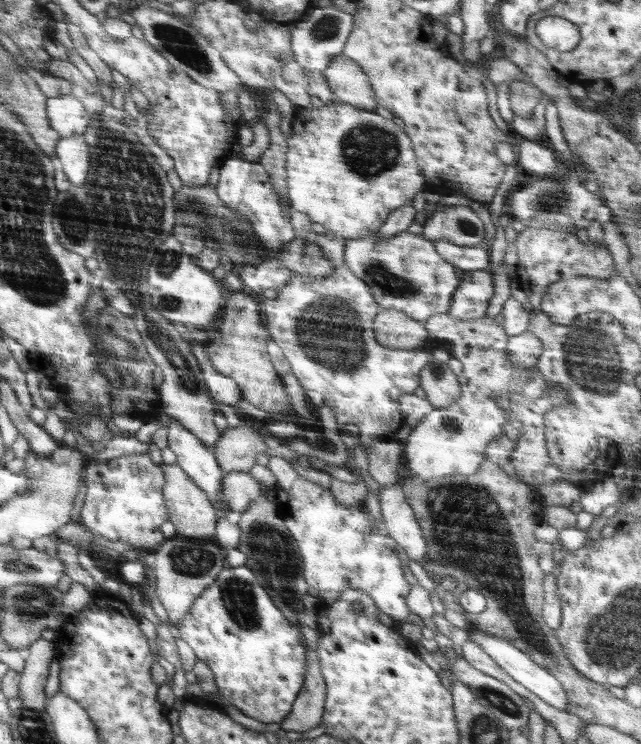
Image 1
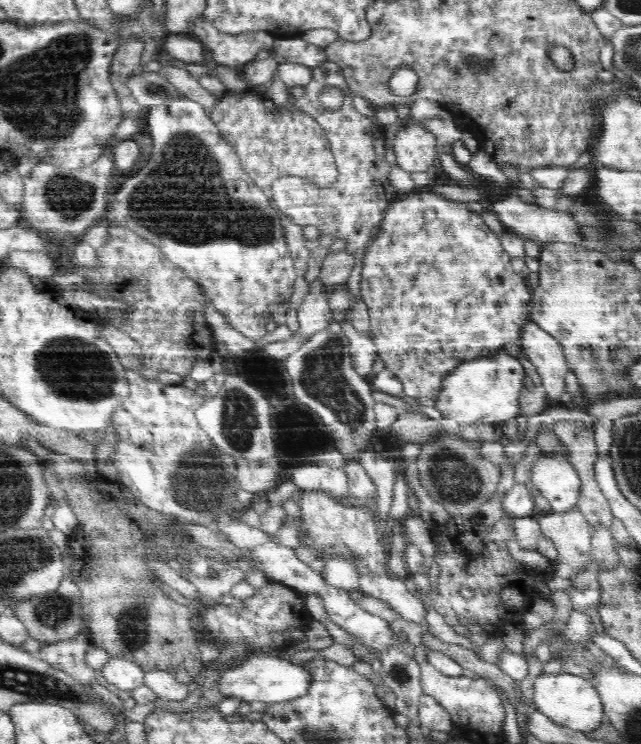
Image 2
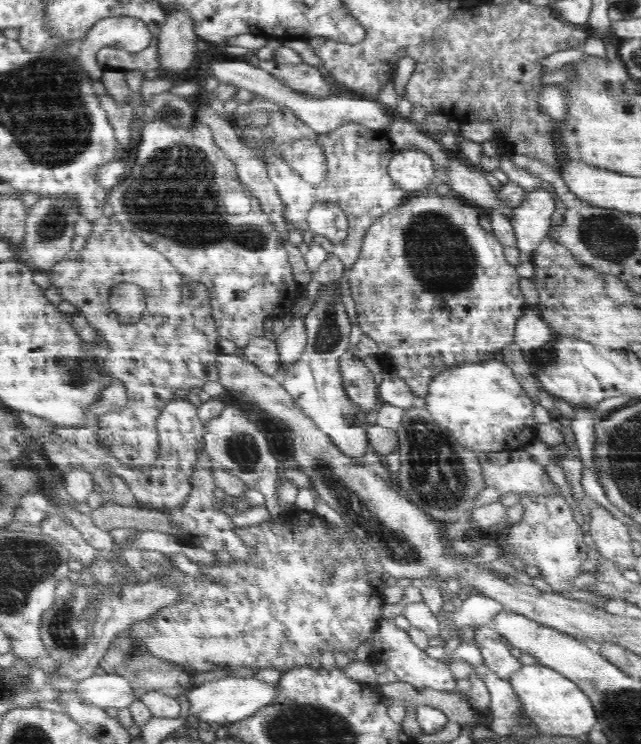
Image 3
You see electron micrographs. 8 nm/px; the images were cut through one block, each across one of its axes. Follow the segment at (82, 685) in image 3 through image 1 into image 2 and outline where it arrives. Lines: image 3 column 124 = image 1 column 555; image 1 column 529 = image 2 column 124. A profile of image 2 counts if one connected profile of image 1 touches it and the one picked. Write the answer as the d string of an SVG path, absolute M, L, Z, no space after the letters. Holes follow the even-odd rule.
M109 658L101 672L110 684L124 691L133 691L145 676L145 670L136 661L126 658Z

